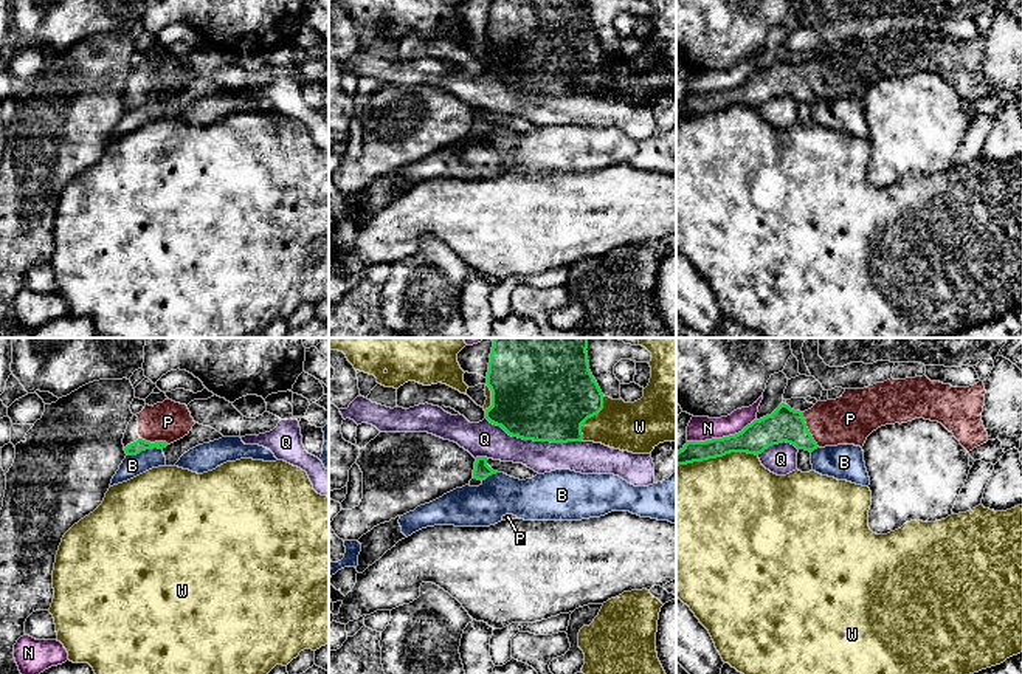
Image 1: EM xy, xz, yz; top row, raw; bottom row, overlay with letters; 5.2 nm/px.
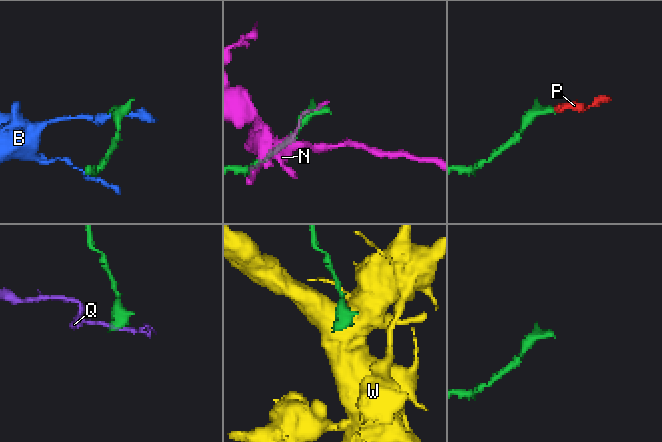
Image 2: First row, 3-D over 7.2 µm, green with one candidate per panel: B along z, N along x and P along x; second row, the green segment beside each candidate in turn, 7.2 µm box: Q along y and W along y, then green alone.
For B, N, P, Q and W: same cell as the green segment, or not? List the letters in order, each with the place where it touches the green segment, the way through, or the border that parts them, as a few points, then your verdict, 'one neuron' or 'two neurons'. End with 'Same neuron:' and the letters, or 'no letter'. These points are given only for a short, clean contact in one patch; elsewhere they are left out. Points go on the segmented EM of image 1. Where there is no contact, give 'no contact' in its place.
B: meets green in xy at (145, 450); border along xy (162, 448), (146, 448), (127, 456); two neurons
N: meets green in yz at (720, 439); two neurons
P: meets green in yz at (807, 429); runs through yz (787, 425), (807, 429), (850, 419); one neuron
Q: meets green in xz at (534, 440); two neurons
W: meets green in yz at (717, 456); two neurons
Same neuron: P

